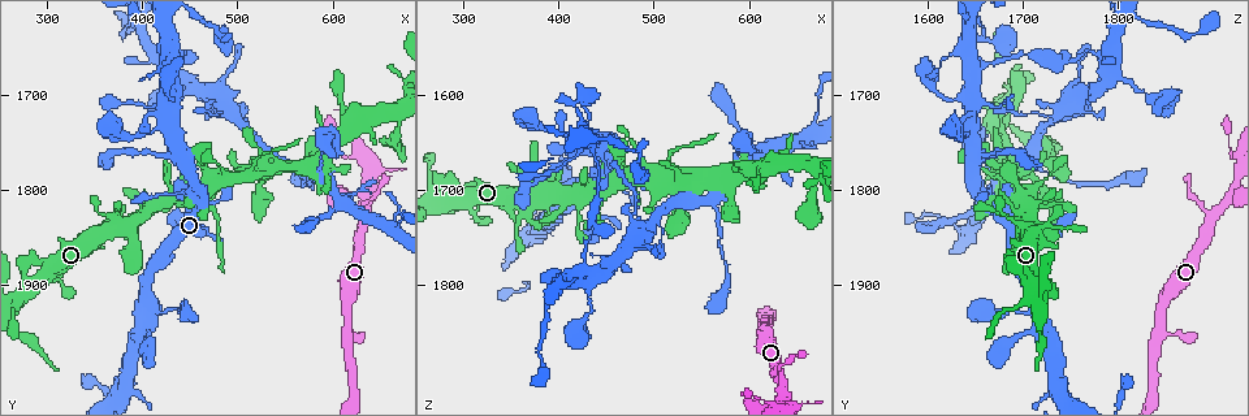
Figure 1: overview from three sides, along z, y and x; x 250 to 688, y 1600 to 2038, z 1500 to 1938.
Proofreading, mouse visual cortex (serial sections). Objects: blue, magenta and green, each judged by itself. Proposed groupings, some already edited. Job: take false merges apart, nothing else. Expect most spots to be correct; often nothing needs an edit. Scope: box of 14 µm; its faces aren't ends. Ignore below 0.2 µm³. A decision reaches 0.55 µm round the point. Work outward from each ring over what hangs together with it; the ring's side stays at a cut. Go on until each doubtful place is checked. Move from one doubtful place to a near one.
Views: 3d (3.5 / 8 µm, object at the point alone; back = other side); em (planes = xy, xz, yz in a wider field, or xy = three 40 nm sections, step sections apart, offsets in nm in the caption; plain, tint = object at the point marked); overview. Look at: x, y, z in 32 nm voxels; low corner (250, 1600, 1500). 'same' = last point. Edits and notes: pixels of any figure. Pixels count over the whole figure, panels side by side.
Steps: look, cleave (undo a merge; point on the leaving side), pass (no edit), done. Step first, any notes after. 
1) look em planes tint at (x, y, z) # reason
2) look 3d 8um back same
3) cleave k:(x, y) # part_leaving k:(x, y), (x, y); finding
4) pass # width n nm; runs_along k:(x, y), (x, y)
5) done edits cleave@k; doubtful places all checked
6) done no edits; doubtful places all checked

look 3d 3.5um at (440, 1660, 1740) # sudden change in width

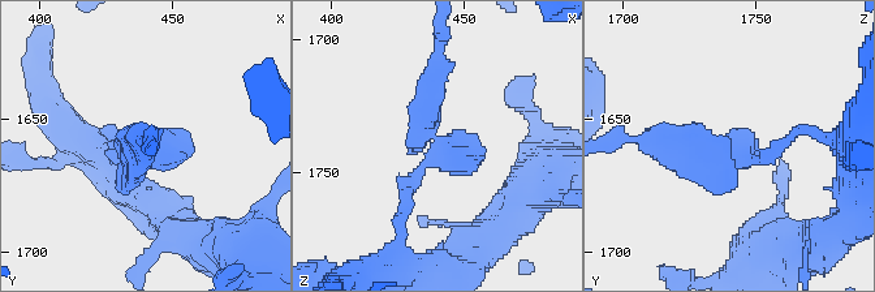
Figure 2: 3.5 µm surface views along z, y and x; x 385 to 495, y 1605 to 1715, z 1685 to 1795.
look em xy step 5 tint at (439, 1663, 1739) # need the tissue

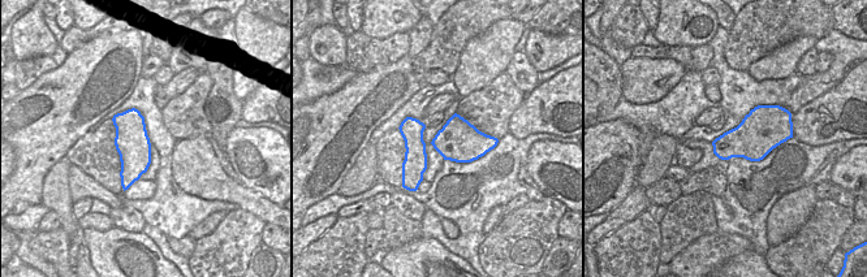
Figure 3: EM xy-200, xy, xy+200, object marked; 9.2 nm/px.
pass # all the same cell

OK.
look em xy step 2 tint at (485, 1640, 1665) # thick turns thin

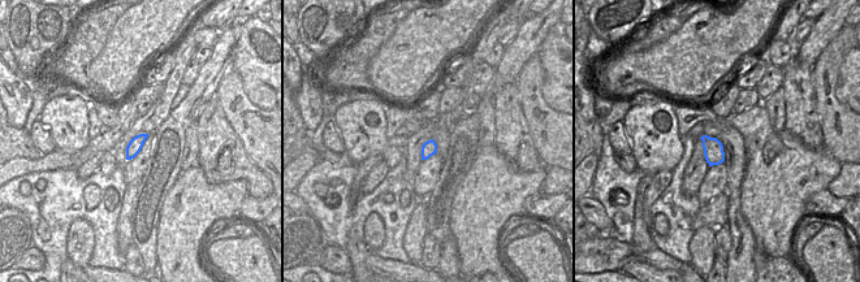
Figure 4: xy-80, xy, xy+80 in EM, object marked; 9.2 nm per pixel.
look 3d 3.5um same

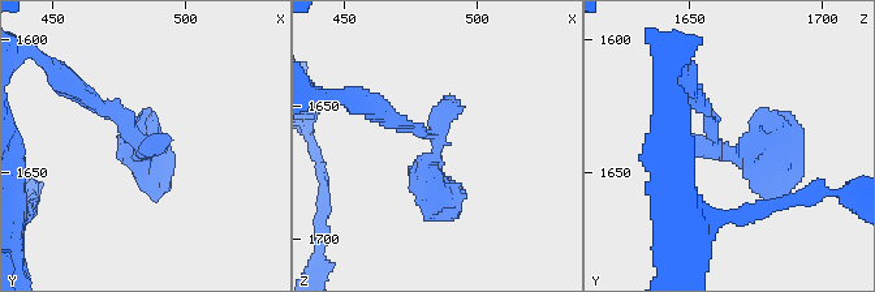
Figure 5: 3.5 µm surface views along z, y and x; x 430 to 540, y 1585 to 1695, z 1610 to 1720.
pass # runs_along 5:(697, 101), (727, 153), (777, 145), (774, 172); all the same cell

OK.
look 3d 3.5um at (425, 1660, 1780) # arms run side by side

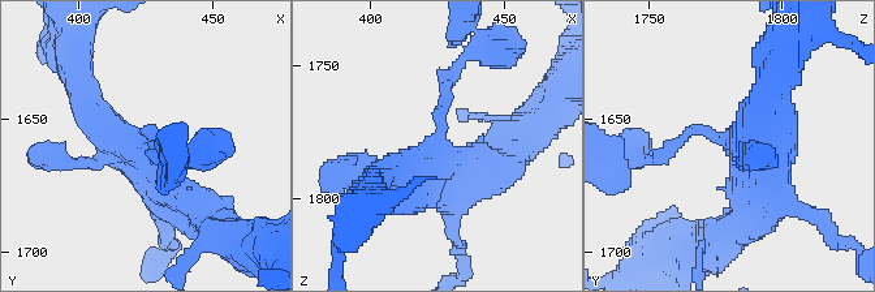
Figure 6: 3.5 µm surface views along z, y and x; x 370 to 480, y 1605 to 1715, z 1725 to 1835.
look em xy step 2 tint at (423, 1658, 1781)

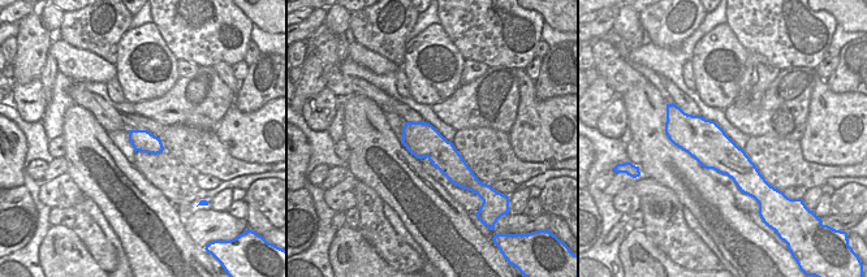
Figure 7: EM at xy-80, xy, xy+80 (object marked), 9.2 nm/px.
pass # runs_along 6:(660, 155), (694, 128), (731, 140), (754, 204); continuous, no second cell

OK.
done no edits; doubtful places all checked

